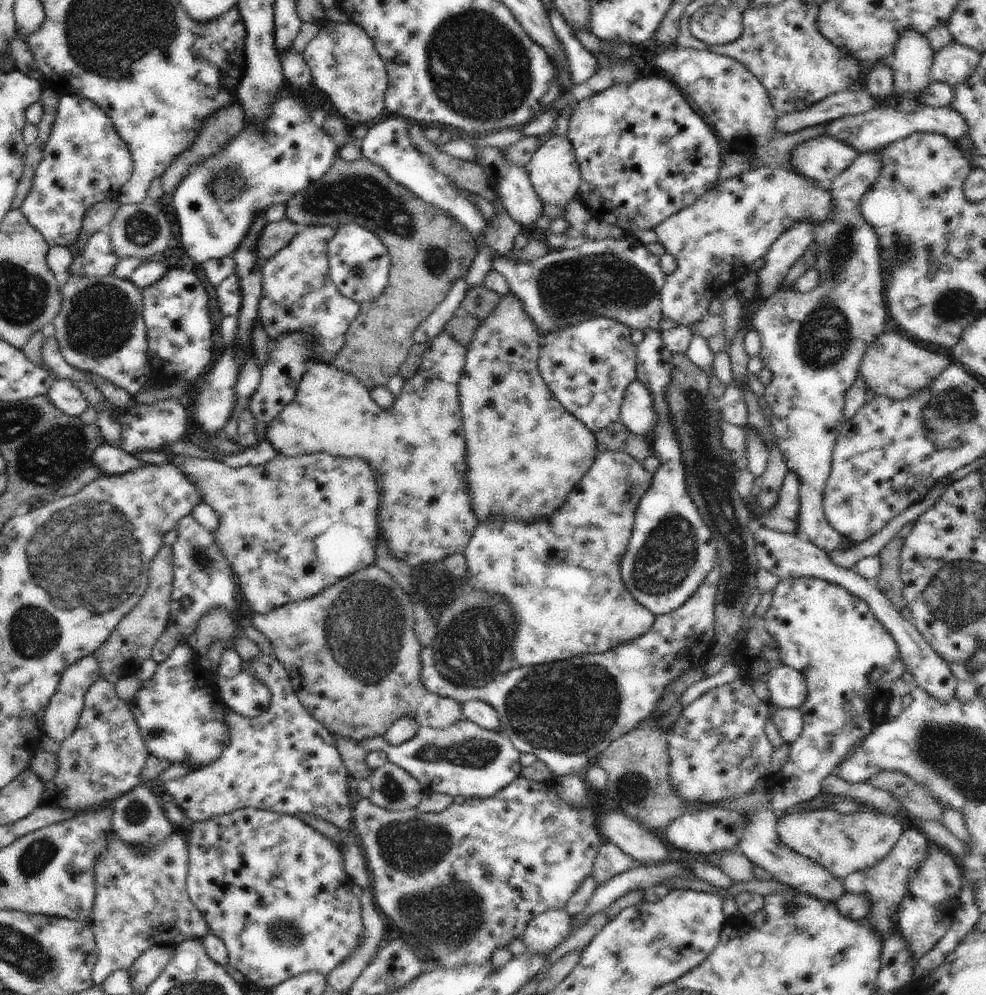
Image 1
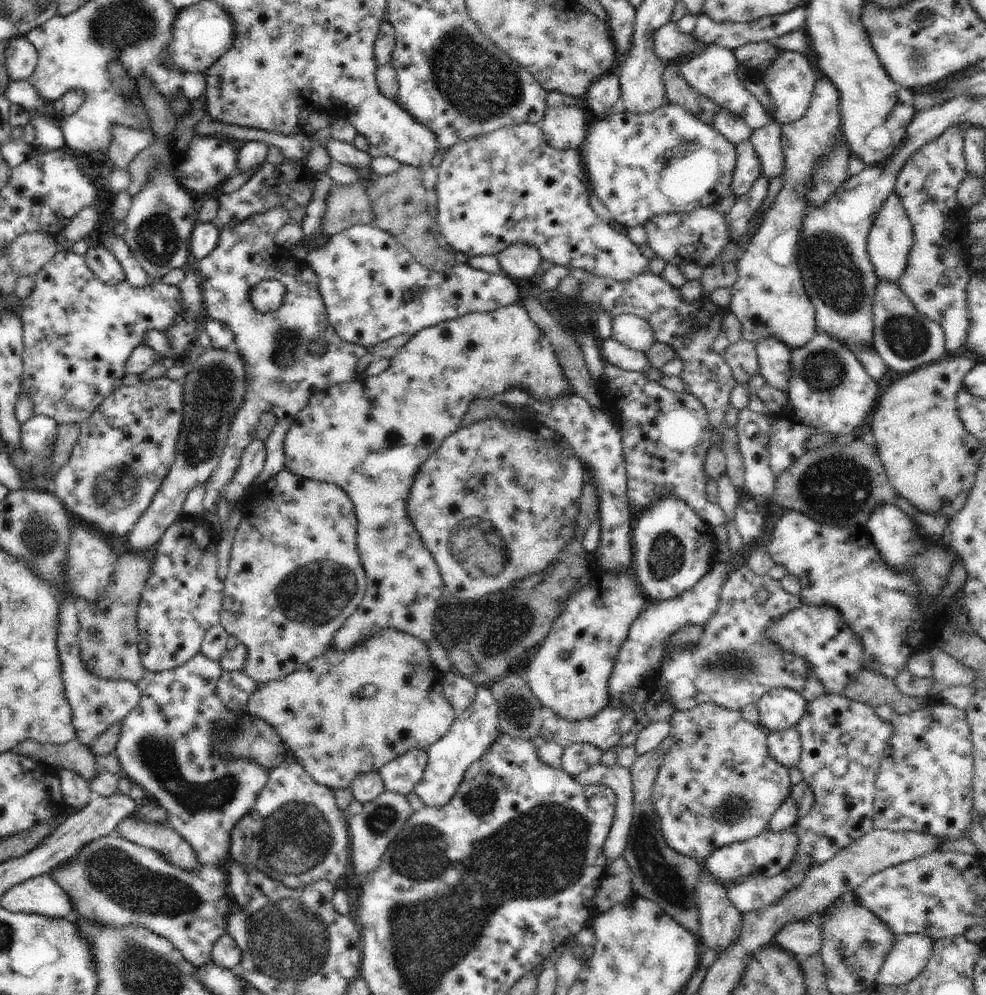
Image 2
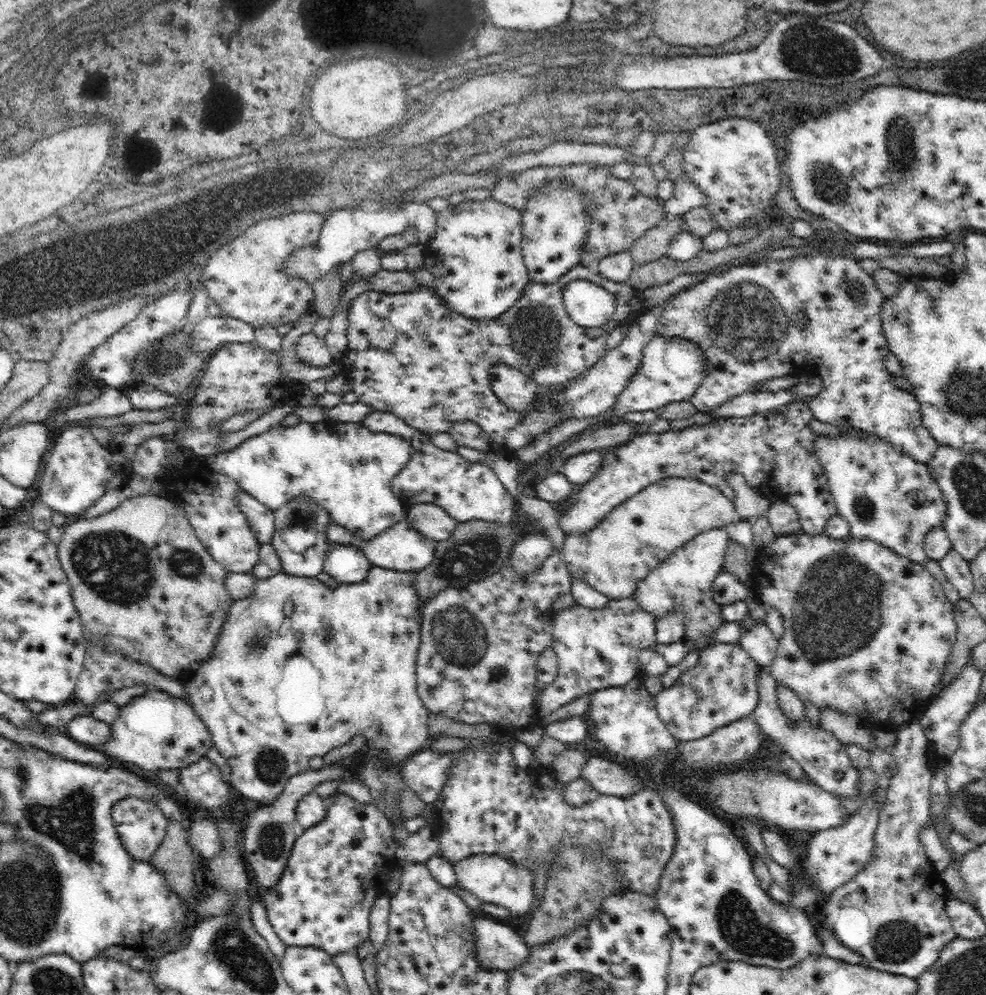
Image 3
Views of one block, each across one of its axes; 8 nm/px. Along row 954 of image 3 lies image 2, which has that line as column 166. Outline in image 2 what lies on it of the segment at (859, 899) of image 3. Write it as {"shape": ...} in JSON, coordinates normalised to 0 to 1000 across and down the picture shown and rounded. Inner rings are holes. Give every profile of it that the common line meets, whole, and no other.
{"shape":[[[118,837],[99,842],[83,850],[81,856],[67,866],[53,872],[53,884],[67,896],[74,911],[74,917],[81,925],[91,925],[110,933],[148,933],[150,937],[164,941],[178,955],[183,955],[188,965],[199,974],[213,965],[213,957],[219,945],[229,940],[231,923],[231,888],[227,873],[221,870],[204,870],[199,874],[183,872],[172,868],[160,854],[130,845]]]}

